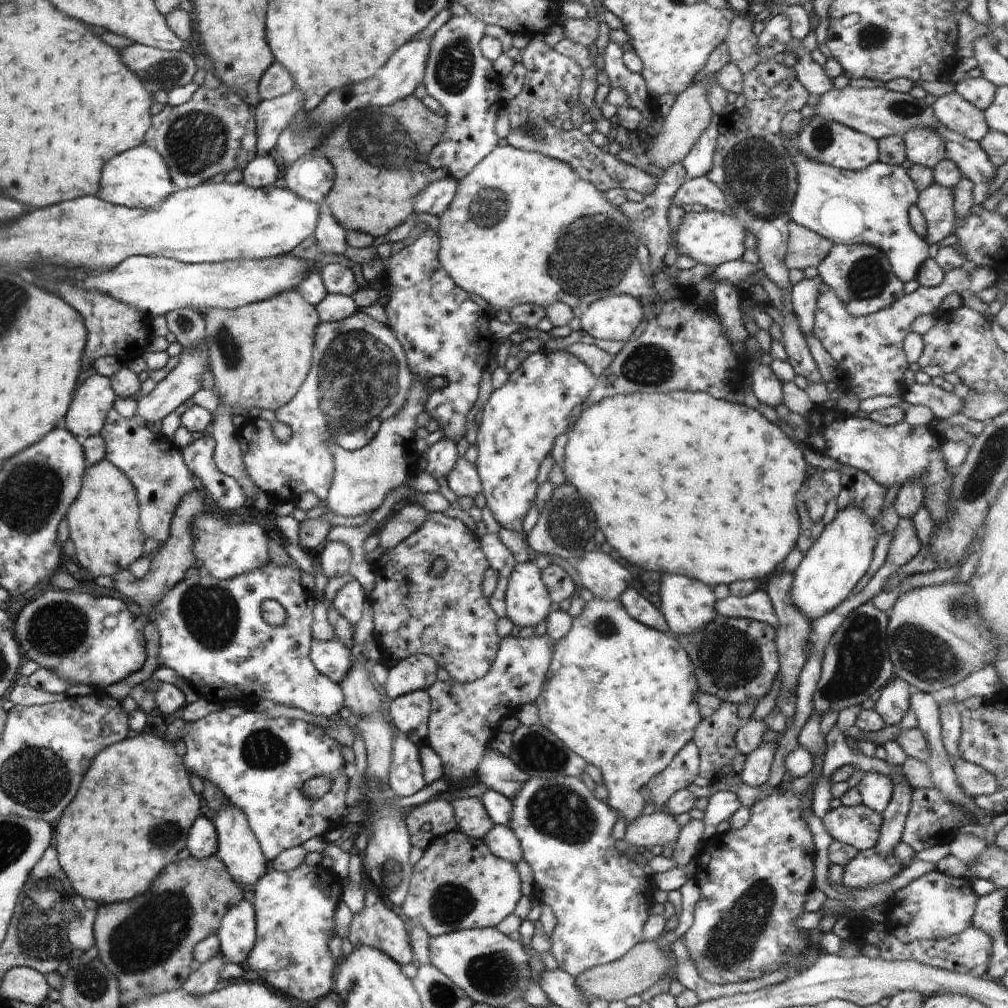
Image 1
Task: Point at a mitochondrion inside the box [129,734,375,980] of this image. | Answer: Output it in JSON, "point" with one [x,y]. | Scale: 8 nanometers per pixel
{"point":[164,836]}

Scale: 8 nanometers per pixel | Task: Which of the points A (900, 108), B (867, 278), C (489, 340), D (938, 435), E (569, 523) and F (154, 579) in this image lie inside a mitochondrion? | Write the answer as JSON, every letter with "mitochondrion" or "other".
{"A":"mitochondrion","B":"mitochondrion","C":"other","D":"other","E":"mitochondrion","F":"other"}

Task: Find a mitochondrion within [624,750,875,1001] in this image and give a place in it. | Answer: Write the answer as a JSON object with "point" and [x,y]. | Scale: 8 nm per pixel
{"point":[732,941]}

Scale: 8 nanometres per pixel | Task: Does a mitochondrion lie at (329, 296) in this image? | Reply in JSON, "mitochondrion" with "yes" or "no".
{"mitochondrion":"no"}

